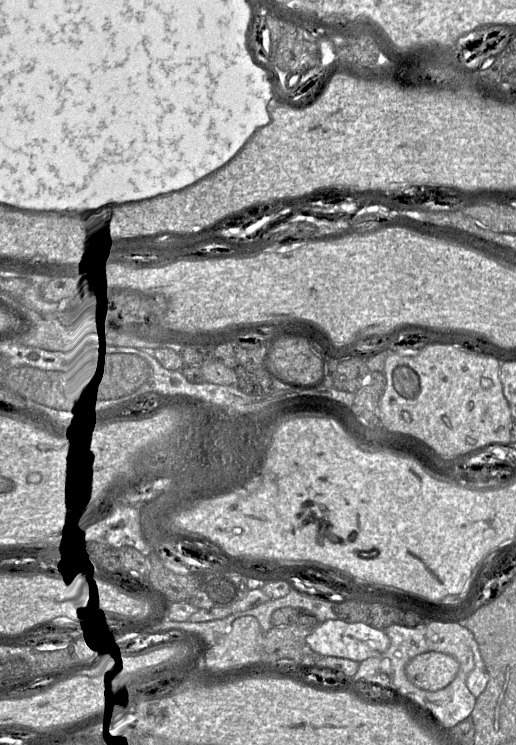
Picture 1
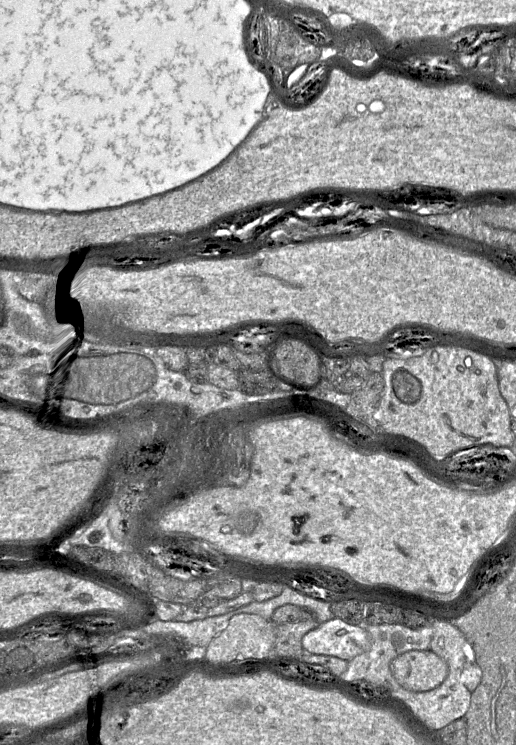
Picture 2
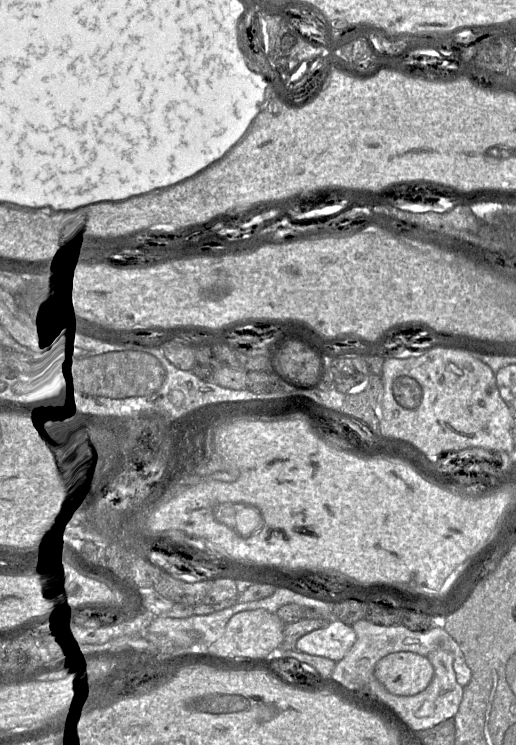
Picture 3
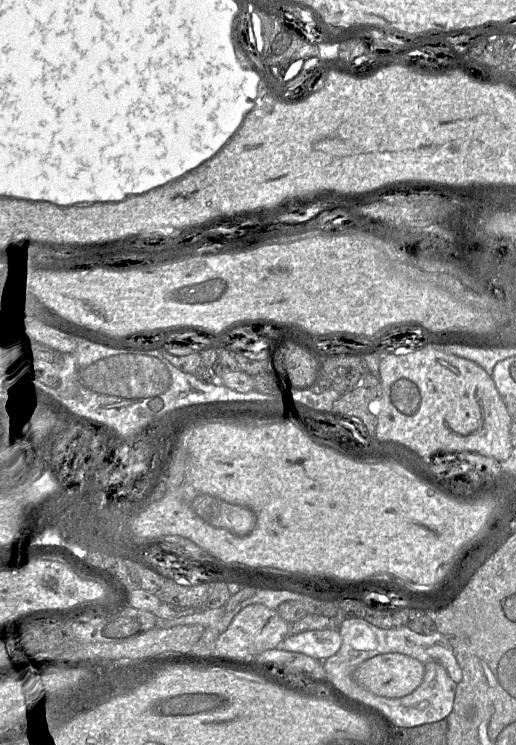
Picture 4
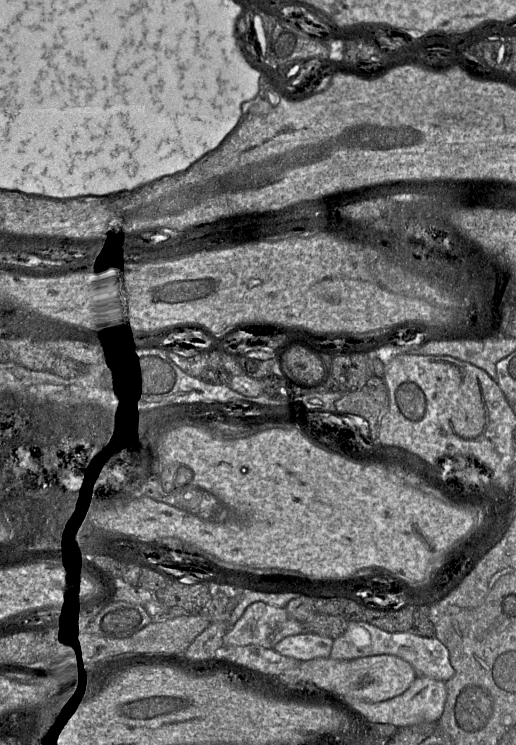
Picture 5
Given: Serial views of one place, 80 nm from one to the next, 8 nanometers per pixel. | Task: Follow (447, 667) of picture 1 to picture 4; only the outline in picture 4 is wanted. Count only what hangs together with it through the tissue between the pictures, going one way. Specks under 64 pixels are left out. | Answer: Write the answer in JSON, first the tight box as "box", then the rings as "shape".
{"box":[353,653,425,698],"shape":[[[401,653],[376,655],[361,663],[353,679],[371,693],[400,698],[416,690],[423,681],[425,664]]]}

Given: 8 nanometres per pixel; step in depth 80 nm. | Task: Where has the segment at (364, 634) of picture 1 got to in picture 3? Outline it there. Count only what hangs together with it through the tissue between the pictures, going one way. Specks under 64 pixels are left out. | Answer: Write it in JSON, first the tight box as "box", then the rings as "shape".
{"box":[295,619,356,662],"shape":[[[332,619],[327,625],[311,631],[298,639],[295,649],[339,662],[354,645],[356,633],[352,625]]]}

